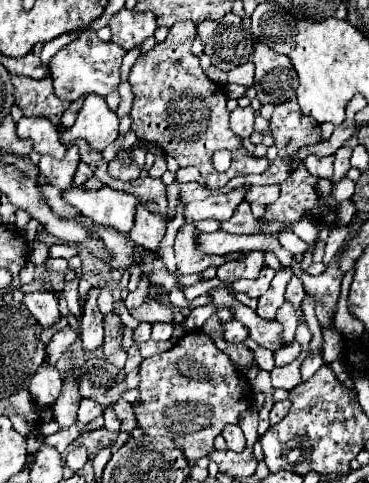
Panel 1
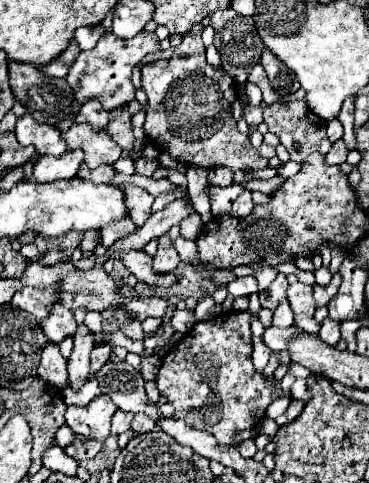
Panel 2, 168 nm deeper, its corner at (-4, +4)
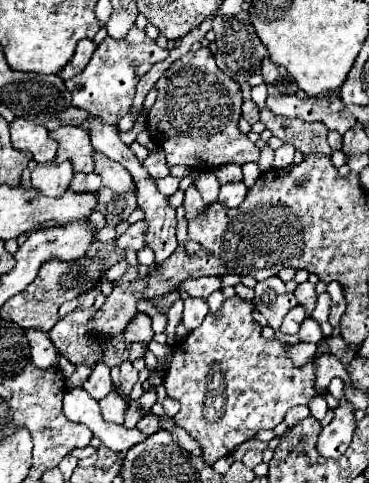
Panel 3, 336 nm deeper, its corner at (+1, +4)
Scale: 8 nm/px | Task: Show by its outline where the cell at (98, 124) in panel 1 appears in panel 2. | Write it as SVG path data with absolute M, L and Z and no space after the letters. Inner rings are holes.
M73 124L61 134L67 142L67 150L83 150L85 164L97 168L101 164L115 164L121 156L121 146L111 140L107 132L95 132L89 124Z

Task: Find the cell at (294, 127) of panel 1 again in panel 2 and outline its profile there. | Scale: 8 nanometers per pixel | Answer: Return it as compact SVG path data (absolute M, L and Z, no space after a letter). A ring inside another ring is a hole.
M295 100L295 102L289 102L289 104L267 106L263 110L263 120L269 126L269 132L273 132L273 134L277 134L281 138L281 144L289 150L291 160L295 160L299 164L311 152L323 152L323 154L327 154L329 148L331 148L331 142L329 142L329 138L325 134L327 122L319 120L319 116L315 116L311 110L307 110L307 104L303 100Z

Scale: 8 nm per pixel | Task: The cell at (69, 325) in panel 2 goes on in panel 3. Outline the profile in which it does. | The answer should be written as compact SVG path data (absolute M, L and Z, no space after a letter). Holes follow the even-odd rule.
M76 308L68 312L62 320L58 320L56 326L48 332L56 350L72 364L88 362L94 366L102 358L104 342L90 346L90 340L86 340L86 320L94 312L94 308Z

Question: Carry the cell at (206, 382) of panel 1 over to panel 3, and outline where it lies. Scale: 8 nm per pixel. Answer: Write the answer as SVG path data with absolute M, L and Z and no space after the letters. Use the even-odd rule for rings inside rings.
M238 296L228 298L228 300L222 304L222 308L218 310L218 314L208 314L208 316L204 318L204 322L202 322L196 330L192 330L182 342L178 342L178 344L172 348L174 354L172 354L172 358L170 358L168 366L166 366L166 372L164 372L164 386L166 386L168 396L180 402L180 412L174 416L174 422L176 422L180 428L186 428L186 430L202 444L202 448L204 448L204 460L206 460L208 464L214 464L218 458L222 458L222 456L226 456L226 454L232 454L236 446L240 446L242 442L254 438L258 430L262 430L262 428L272 430L276 424L280 424L280 422L284 420L284 414L286 414L292 406L308 404L308 400L310 400L312 396L316 396L316 390L314 390L314 360L310 360L310 362L308 362L306 366L302 366L302 368L294 368L294 366L292 366L292 360L290 360L290 356L288 356L288 352L284 350L284 344L282 344L282 342L270 342L270 340L266 340L266 338L262 336L262 326L252 318L252 308L254 308L254 306L252 306L250 302L246 302L246 300L238 298Z

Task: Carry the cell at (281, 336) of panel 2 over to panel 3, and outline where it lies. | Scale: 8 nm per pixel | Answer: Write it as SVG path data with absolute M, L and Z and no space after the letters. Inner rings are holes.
M306 318L302 322L300 330L298 330L298 338L300 338L300 342L314 342L314 344L318 344L324 336L322 336L322 330L320 330L318 322L312 320L312 318Z

